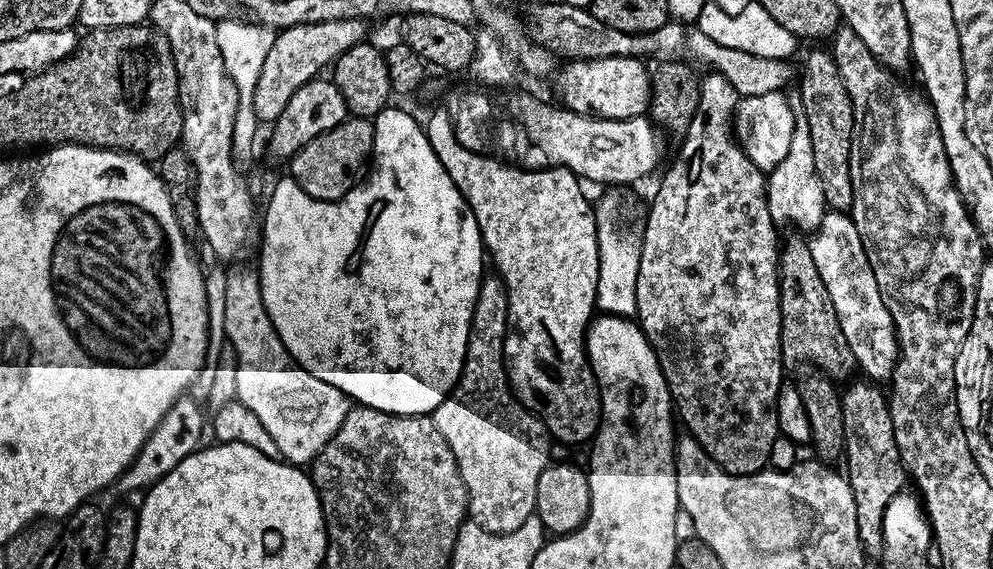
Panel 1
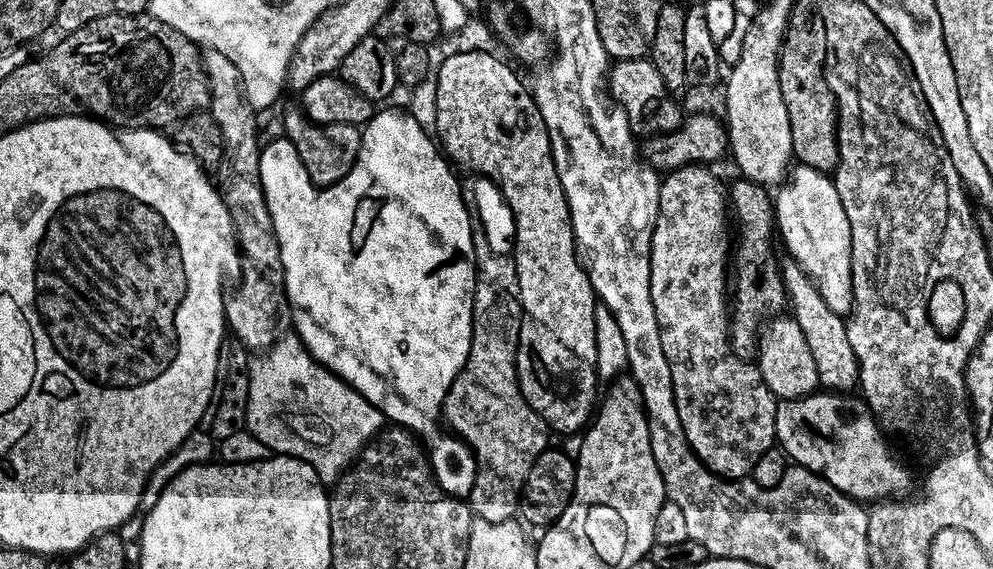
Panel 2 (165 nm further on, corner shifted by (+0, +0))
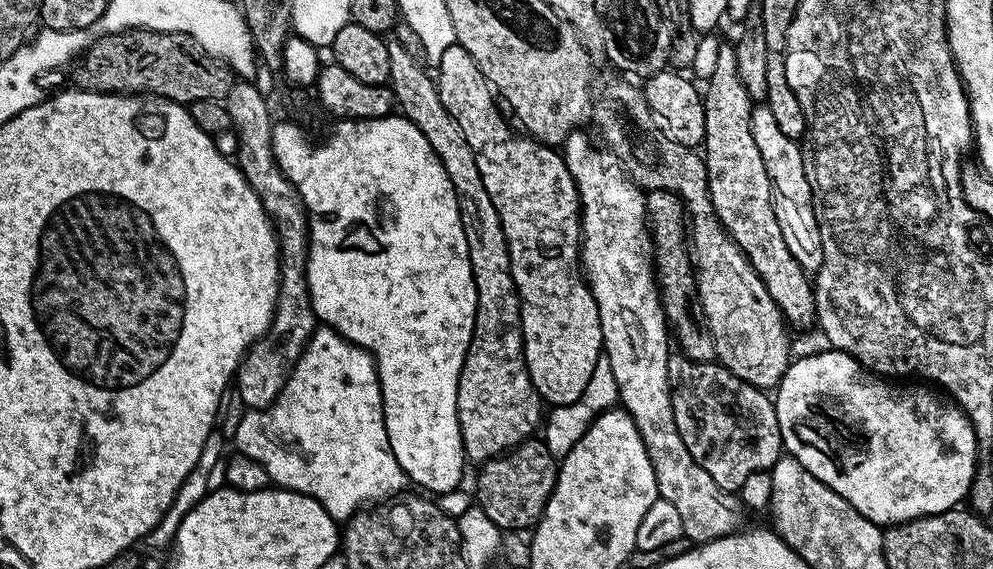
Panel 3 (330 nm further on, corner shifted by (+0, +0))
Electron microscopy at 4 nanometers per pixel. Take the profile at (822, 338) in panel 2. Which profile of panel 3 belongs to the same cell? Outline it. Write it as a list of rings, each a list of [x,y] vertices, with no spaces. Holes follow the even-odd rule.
[[[722,46],[718,50],[718,62],[715,63],[715,71],[713,76],[706,81],[707,88],[703,91],[704,97],[704,113],[706,114],[706,134],[702,145],[702,155],[704,157],[704,165],[708,171],[708,189],[710,190],[710,202],[714,206],[716,216],[722,222],[724,229],[730,234],[730,238],[737,244],[746,254],[746,258],[754,266],[754,270],[762,278],[762,282],[766,286],[766,290],[770,290],[770,298],[774,298],[774,302],[780,307],[780,311],[784,313],[785,321],[789,325],[797,324],[800,328],[813,327],[816,318],[816,294],[814,291],[813,281],[810,279],[809,273],[805,272],[799,262],[794,258],[794,254],[790,254],[790,246],[786,246],[786,238],[782,238],[782,226],[778,226],[778,214],[776,213],[776,201],[772,194],[772,183],[770,182],[770,174],[766,174],[766,162],[762,162],[762,150],[758,150],[758,142],[754,142],[754,134],[752,133],[752,110],[754,101],[752,95],[746,90],[746,86],[742,82],[742,78],[738,74],[738,58],[736,57],[736,49],[732,46]]]

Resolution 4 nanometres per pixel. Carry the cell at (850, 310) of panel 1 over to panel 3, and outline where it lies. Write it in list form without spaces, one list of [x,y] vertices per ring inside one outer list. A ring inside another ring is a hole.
[[[767,106],[753,107],[752,133],[754,142],[758,142],[758,150],[762,150],[762,162],[766,162],[766,174],[770,174],[778,226],[782,226],[782,238],[786,238],[786,246],[790,246],[790,254],[794,254],[794,258],[804,267],[805,272],[814,274],[822,266],[824,255],[822,238],[812,205],[812,187],[806,178],[801,145],[786,138],[786,134],[778,130],[778,122],[774,122],[774,114],[770,114]]]

